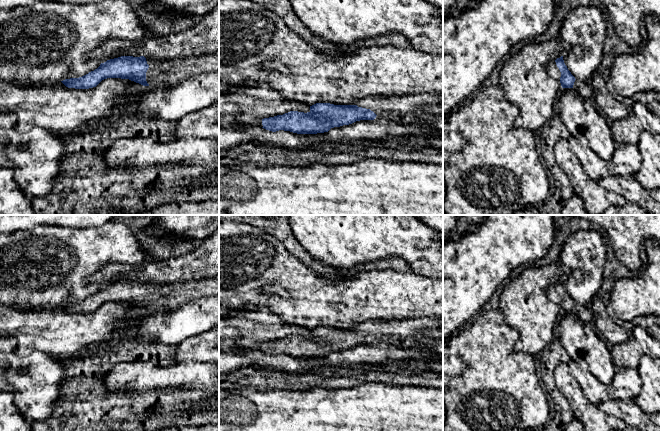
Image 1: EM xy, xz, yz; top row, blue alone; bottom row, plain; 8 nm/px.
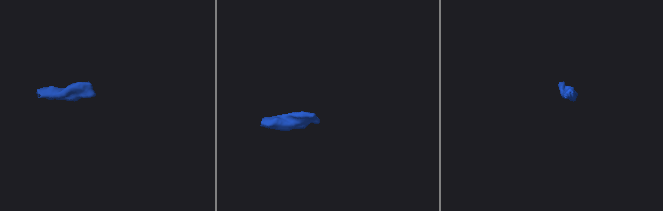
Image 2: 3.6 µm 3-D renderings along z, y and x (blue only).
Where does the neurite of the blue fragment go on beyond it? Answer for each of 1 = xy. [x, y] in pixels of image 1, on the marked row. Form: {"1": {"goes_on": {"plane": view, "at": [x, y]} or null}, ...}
{"1": {"goes_on": {"plane": "xy", "at": [162, 73]}}}

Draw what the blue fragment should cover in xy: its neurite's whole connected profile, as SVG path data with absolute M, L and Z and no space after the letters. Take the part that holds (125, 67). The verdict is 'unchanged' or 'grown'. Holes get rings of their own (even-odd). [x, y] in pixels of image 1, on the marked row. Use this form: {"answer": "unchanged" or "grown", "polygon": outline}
{"answer": "grown", "polygon": "M219 52L156 61L148 65L144 56L121 56L101 63L94 71L61 81L68 88L89 89L107 78L129 79L143 86L172 86L203 73L219 72Z"}

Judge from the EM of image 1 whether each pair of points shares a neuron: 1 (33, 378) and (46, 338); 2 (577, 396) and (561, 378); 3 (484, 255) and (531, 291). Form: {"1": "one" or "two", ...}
{"1": "two", "2": "one", "3": "two"}

